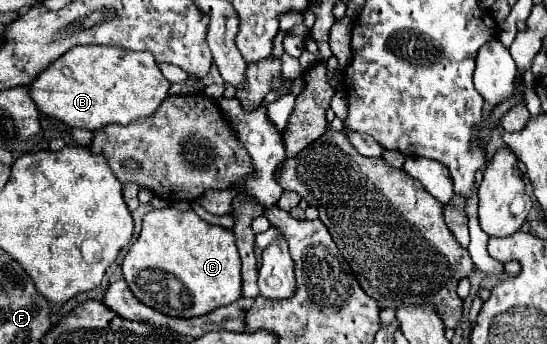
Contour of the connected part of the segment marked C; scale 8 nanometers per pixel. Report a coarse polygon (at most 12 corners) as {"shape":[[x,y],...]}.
{"shape":[[151,210],[123,260],[137,300],[195,318],[241,298],[233,232]]}

